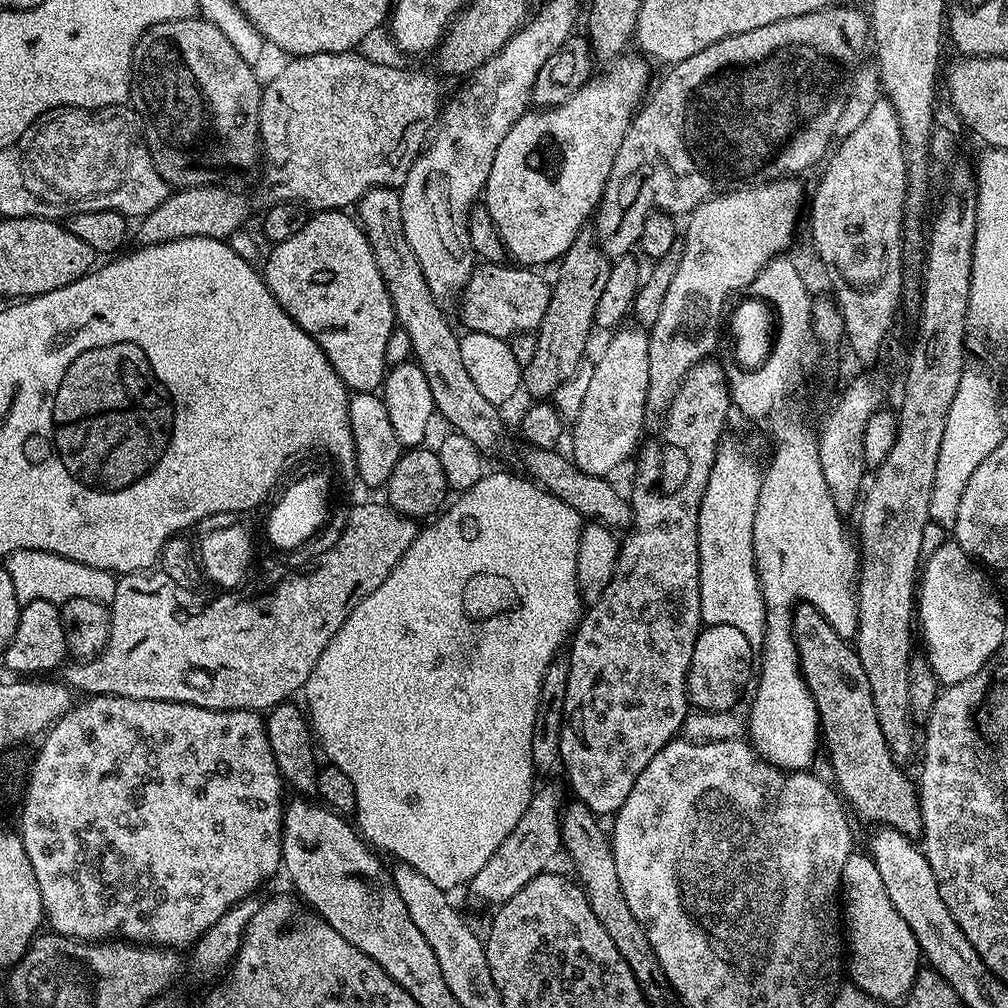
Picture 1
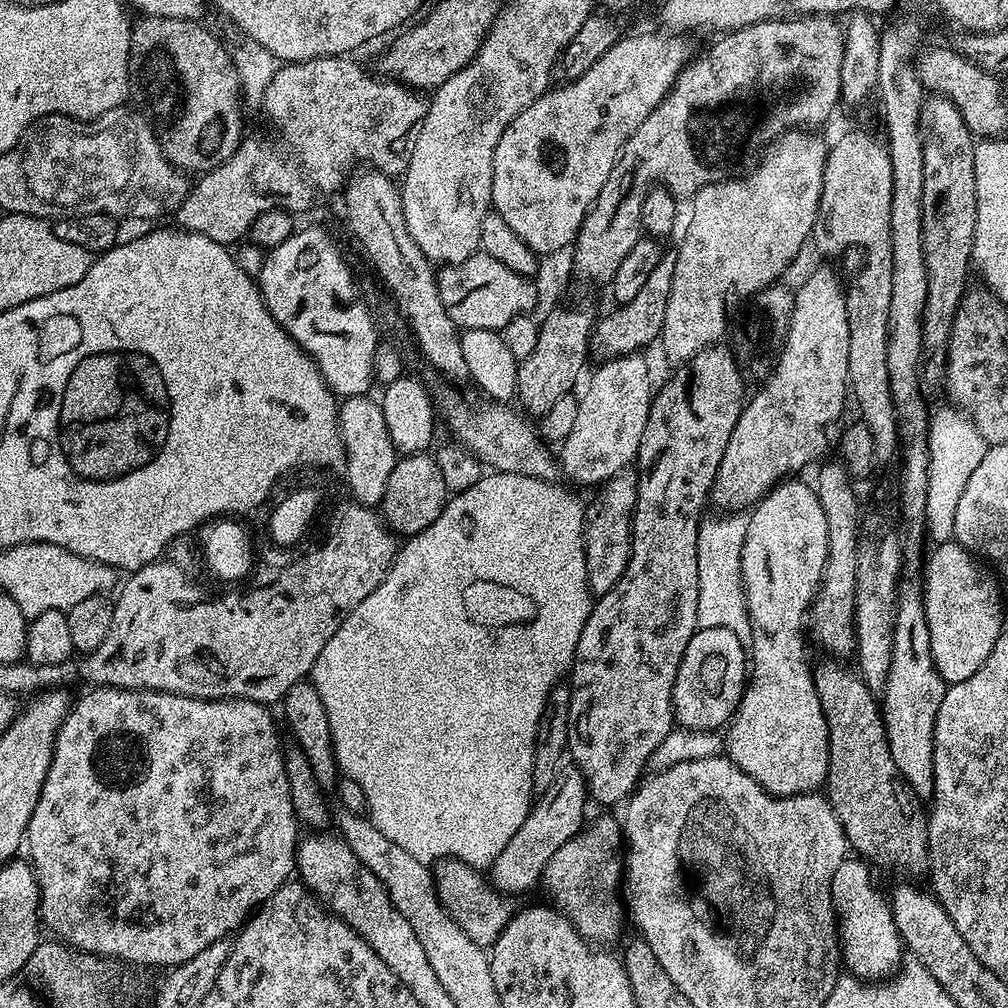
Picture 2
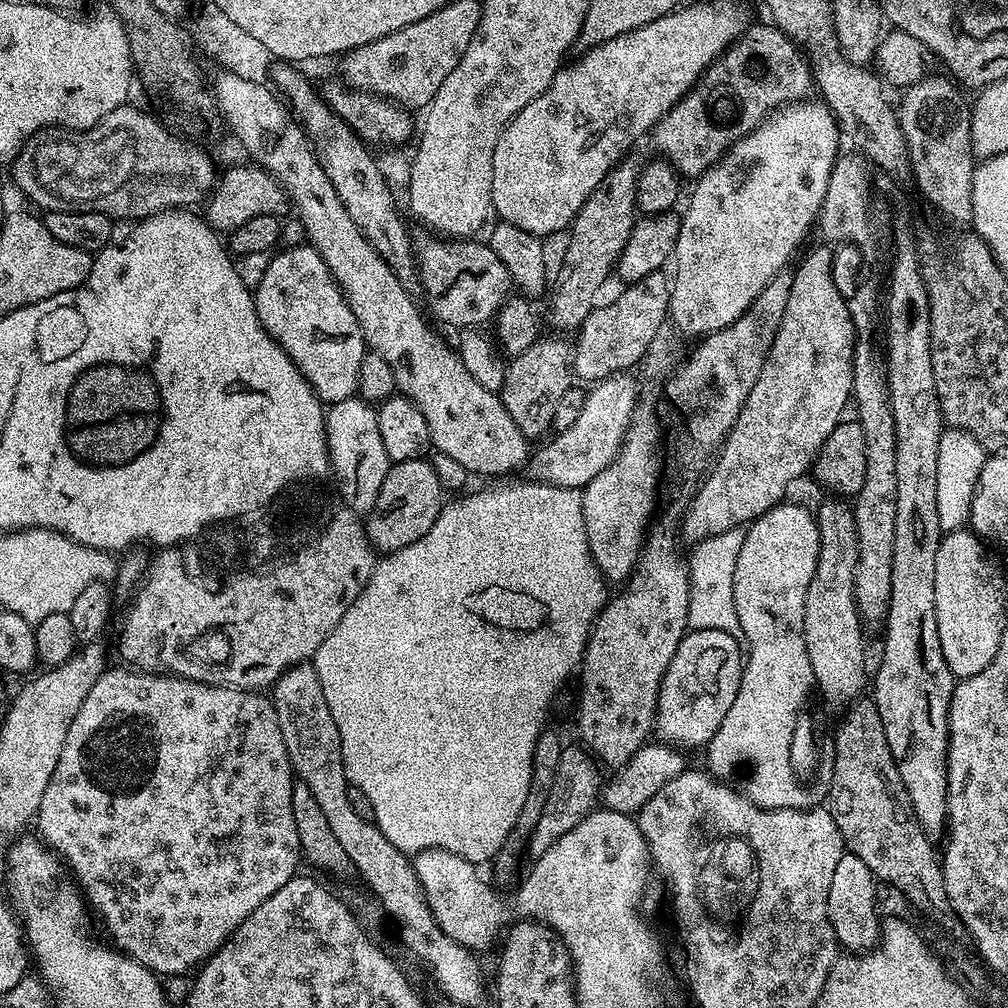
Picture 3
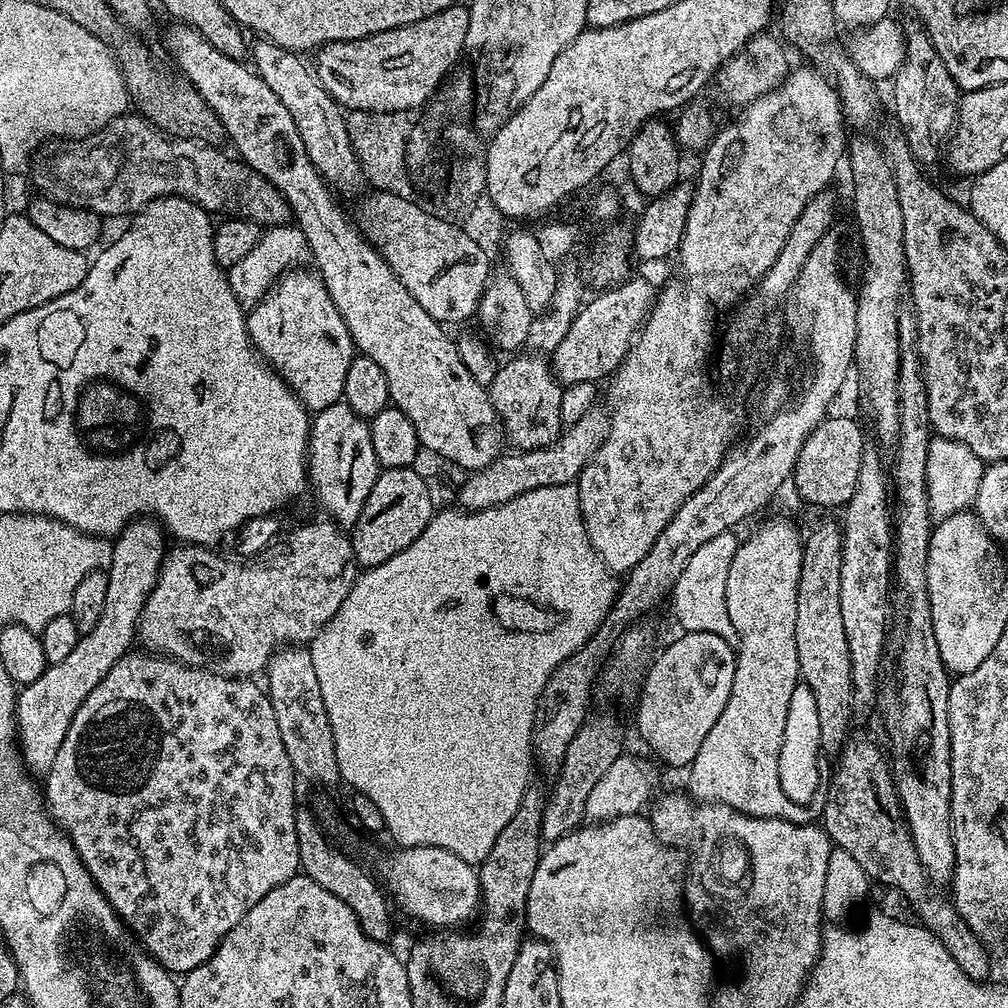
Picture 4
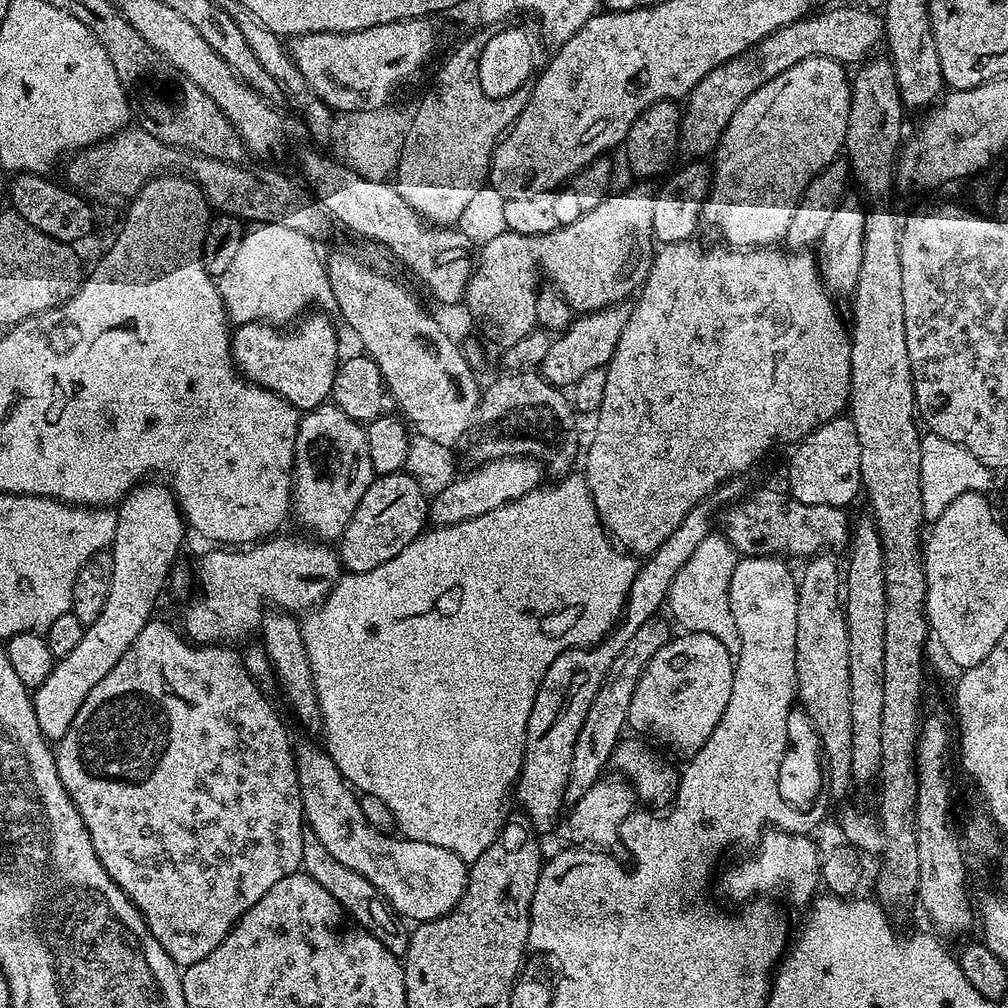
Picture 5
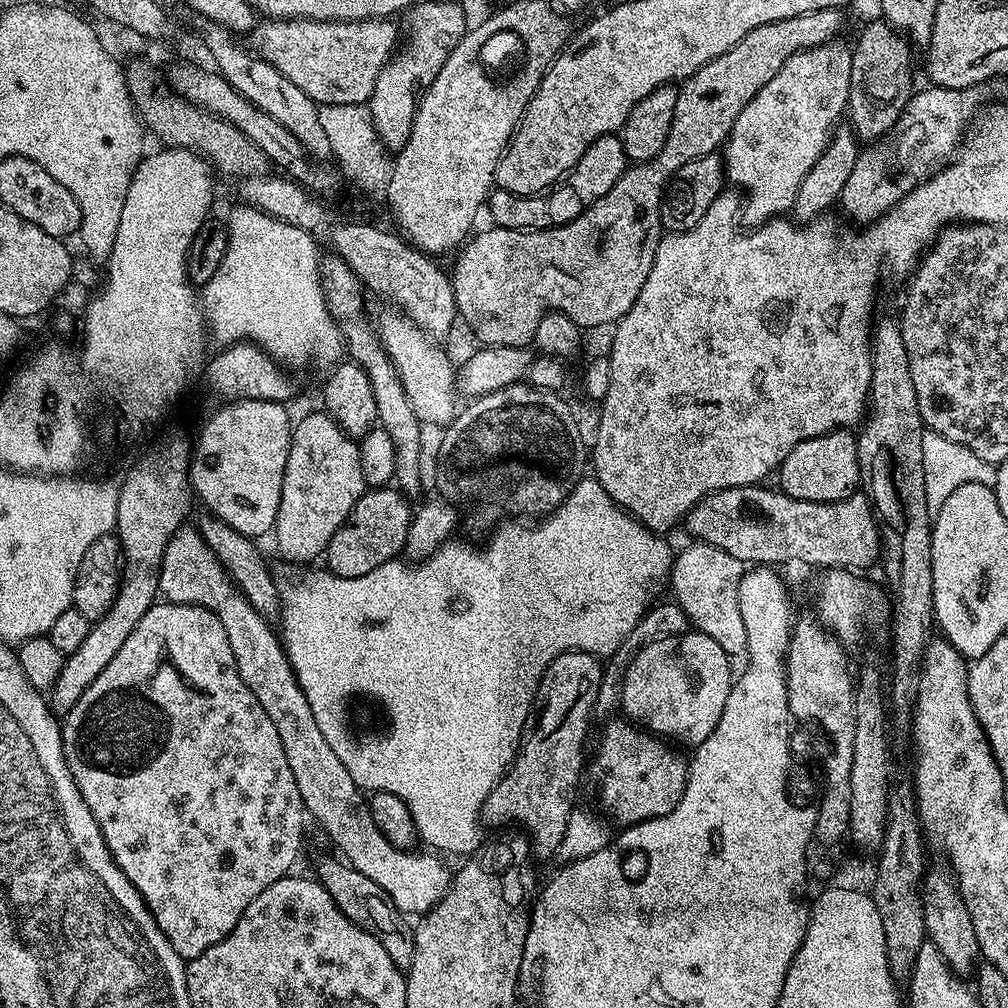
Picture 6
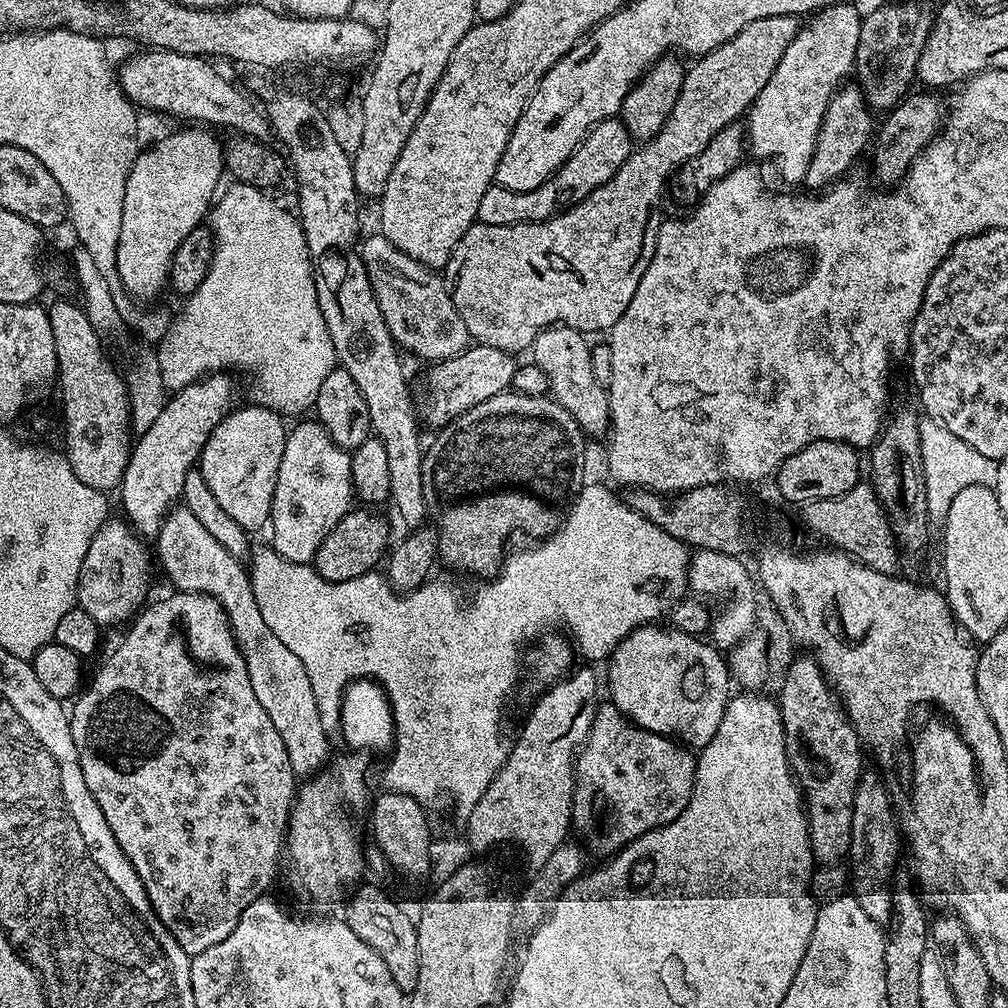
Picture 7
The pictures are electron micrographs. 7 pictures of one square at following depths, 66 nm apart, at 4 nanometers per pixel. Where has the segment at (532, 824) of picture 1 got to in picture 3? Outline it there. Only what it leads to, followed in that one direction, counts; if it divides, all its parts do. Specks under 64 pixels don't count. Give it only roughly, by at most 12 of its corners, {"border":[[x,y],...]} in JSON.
{"border":[[580,746],[560,749],[529,857],[550,850],[597,807],[601,765]]}

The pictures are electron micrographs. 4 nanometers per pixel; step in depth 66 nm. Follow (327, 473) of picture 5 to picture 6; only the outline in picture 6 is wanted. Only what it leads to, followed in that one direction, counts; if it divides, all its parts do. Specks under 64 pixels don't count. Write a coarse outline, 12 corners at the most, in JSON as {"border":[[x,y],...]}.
{"border":[[295,421],[276,548],[304,564],[364,495],[359,443]]}

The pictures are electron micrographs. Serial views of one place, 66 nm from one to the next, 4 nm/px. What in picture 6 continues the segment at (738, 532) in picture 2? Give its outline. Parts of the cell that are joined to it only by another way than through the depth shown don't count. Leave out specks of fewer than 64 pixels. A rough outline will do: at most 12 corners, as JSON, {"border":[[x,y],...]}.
{"border":[[703,542],[675,553],[674,602],[729,658],[748,651],[746,566]]}

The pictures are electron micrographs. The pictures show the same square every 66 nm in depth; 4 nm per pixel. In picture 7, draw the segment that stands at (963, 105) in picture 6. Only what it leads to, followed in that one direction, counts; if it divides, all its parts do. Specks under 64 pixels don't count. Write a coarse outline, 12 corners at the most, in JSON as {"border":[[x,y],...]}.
{"border":[[908,94],[874,136],[877,185],[895,186],[942,127],[939,95]]}

